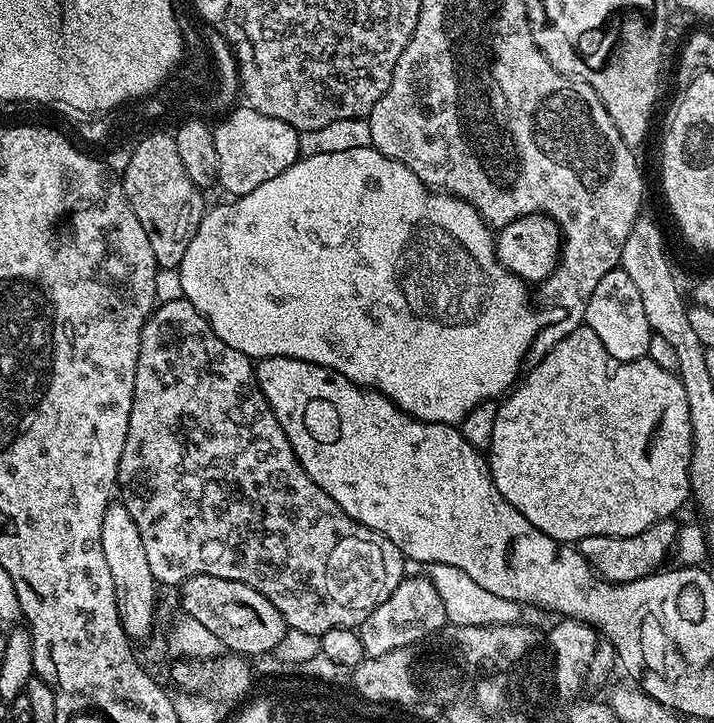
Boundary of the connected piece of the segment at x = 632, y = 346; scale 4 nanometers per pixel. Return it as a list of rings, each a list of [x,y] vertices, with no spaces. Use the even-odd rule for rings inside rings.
[[[623,268],[610,270],[610,274],[606,274],[602,282],[598,282],[594,294],[590,294],[590,302],[586,302],[584,324],[590,330],[594,330],[594,334],[598,334],[602,346],[606,346],[606,354],[622,362],[642,360],[647,357],[654,335],[650,318],[646,318],[642,298],[633,280],[630,279],[630,274],[626,274]]]

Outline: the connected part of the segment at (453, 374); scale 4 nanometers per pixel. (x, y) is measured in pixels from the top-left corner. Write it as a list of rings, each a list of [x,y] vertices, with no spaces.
[[[371,146],[359,148],[358,150],[341,150],[339,154],[305,156],[296,160],[294,166],[282,170],[282,174],[278,174],[278,178],[270,178],[270,182],[262,182],[262,186],[258,186],[258,190],[250,190],[250,194],[237,196],[227,202],[229,204],[220,204],[217,208],[209,207],[205,211],[194,238],[190,238],[190,246],[186,246],[186,258],[182,258],[178,269],[180,288],[184,291],[181,292],[183,299],[190,301],[206,317],[214,330],[214,334],[218,338],[222,338],[222,342],[226,342],[226,346],[234,346],[234,350],[242,350],[242,354],[253,358],[289,356],[290,358],[305,360],[306,362],[314,362],[318,366],[326,366],[330,370],[350,378],[350,382],[359,384],[362,388],[371,388],[374,392],[382,393],[386,398],[394,401],[403,412],[407,412],[415,420],[424,420],[427,424],[459,425],[460,420],[466,418],[466,414],[470,414],[470,410],[474,410],[474,406],[478,406],[483,400],[496,400],[503,397],[517,383],[518,377],[521,375],[520,363],[523,362],[524,355],[526,357],[529,355],[531,346],[536,340],[538,333],[540,333],[542,319],[540,320],[539,314],[532,309],[532,304],[528,301],[529,285],[521,277],[517,276],[515,272],[505,267],[498,259],[493,229],[488,221],[480,217],[480,211],[470,202],[466,202],[458,196],[428,188],[418,178],[418,174],[414,174],[414,170],[410,170],[402,162],[386,158],[386,154],[382,154],[377,148]]]

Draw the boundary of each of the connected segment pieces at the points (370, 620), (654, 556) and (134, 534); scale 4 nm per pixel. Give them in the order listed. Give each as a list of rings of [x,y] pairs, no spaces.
[[[427,575],[411,576],[401,580],[394,594],[360,623],[358,631],[365,657],[387,654],[395,648],[411,648],[413,642],[431,637],[444,627],[446,610],[438,590],[434,590]]]
[[[669,518],[656,522],[642,534],[633,536],[591,536],[578,542],[578,551],[590,562],[597,576],[613,584],[629,584],[643,576],[650,576],[665,567],[664,559],[673,555],[676,547],[678,524]]]
[[[122,502],[109,503],[102,518],[102,555],[106,558],[110,578],[114,578],[114,598],[118,602],[118,618],[129,640],[139,642],[152,632],[156,624],[156,591],[158,585],[150,574],[150,562],[138,534],[138,522],[130,518],[130,510]]]

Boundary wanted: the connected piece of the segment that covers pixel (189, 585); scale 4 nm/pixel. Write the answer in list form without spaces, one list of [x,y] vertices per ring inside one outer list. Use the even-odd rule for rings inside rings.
[[[198,574],[179,585],[178,592],[183,615],[206,626],[229,653],[245,658],[260,656],[263,652],[272,654],[285,636],[286,625],[280,611],[258,594],[258,590],[246,586],[246,582]]]

